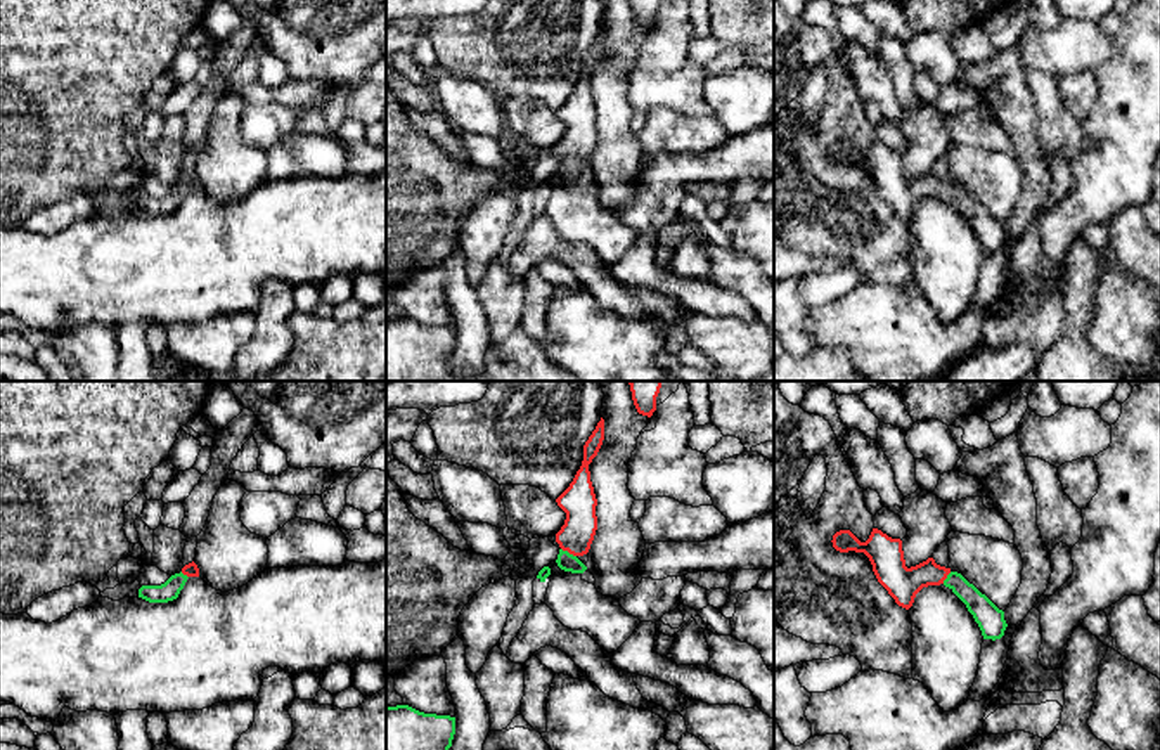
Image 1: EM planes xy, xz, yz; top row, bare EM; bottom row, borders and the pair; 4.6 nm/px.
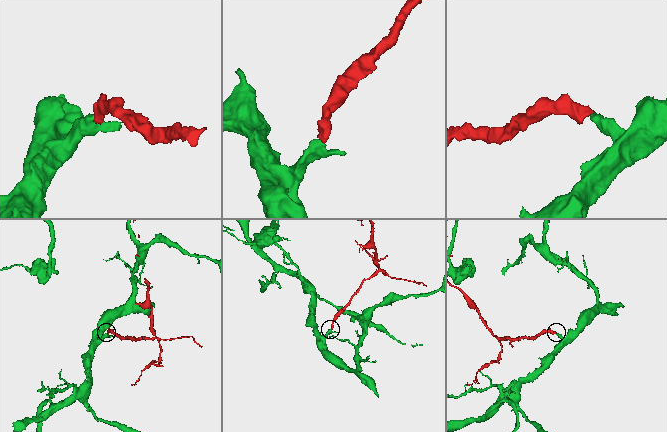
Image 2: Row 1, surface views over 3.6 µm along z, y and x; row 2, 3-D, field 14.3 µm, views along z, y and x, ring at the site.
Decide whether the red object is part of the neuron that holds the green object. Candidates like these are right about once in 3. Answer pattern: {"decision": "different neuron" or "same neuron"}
{"decision": "same neuron"}

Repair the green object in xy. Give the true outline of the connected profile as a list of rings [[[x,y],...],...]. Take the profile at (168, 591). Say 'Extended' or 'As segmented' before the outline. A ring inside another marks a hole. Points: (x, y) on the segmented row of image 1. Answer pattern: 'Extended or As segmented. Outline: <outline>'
Extended. Outline: [[[192,561],[182,568],[180,573],[171,575],[161,585],[142,585],[139,589],[139,598],[149,603],[168,603],[178,598],[189,577],[199,577],[199,568]]]

